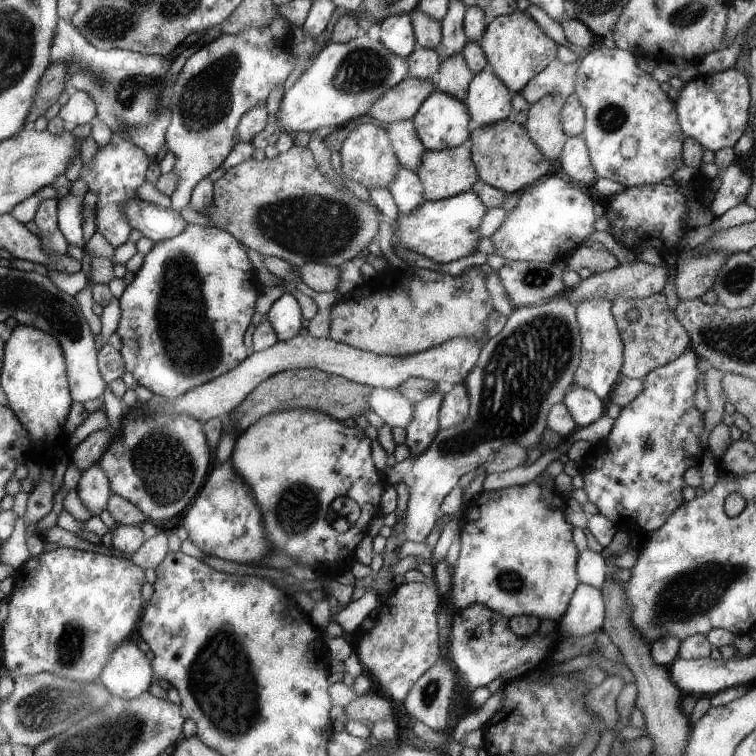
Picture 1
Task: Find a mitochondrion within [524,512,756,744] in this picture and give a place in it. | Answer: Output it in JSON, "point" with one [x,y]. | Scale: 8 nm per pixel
{"point":[684,598]}

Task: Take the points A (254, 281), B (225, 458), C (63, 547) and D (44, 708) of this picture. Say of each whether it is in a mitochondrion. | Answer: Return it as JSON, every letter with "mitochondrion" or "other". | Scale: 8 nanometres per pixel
{"A":"other","B":"other","C":"other","D":"mitochondrion"}

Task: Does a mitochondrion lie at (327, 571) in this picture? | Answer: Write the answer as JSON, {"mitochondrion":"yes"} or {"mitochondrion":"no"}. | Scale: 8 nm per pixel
{"mitochondrion":"no"}

